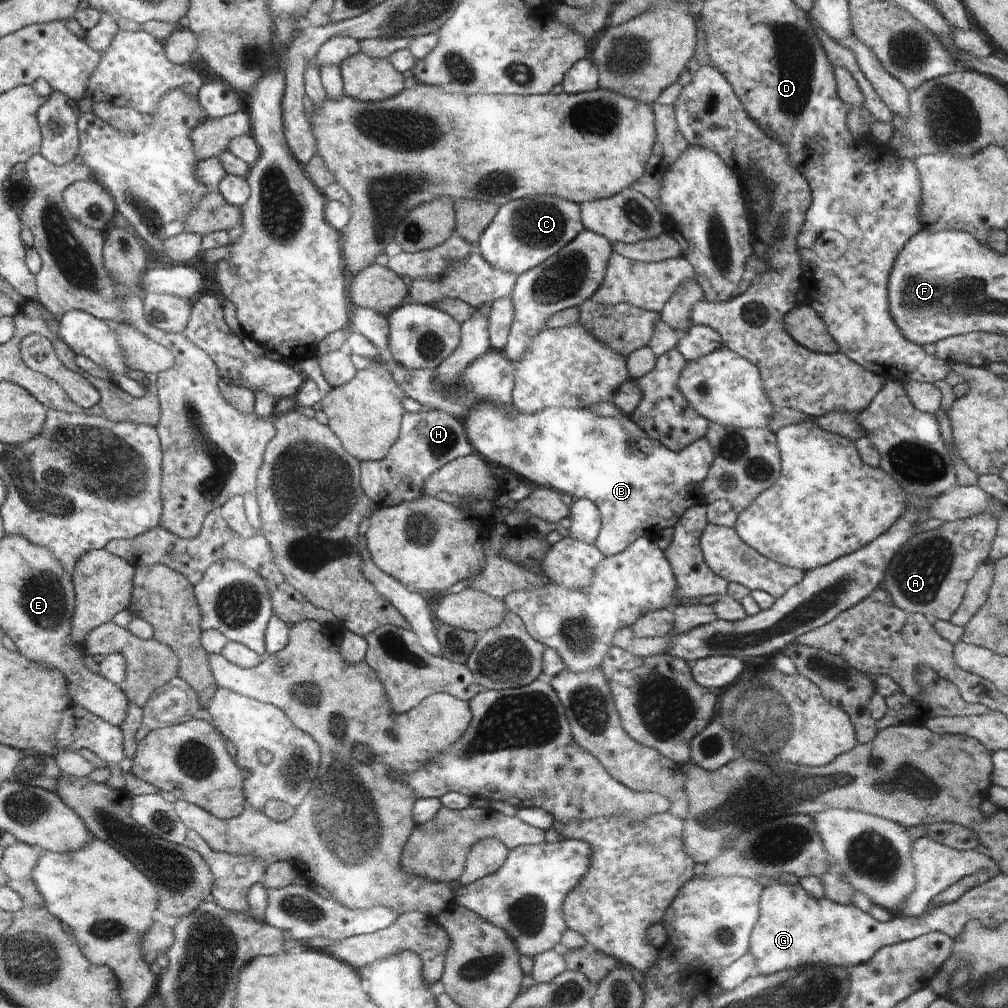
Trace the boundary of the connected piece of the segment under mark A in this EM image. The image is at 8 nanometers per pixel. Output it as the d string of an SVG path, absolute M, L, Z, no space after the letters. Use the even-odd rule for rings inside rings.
M987 511L959 521L947 521L938 529L920 531L895 554L888 565L882 586L891 594L897 607L911 613L920 613L932 619L950 620L965 595L964 582L970 580L976 566L989 558L997 534L997 518Z

